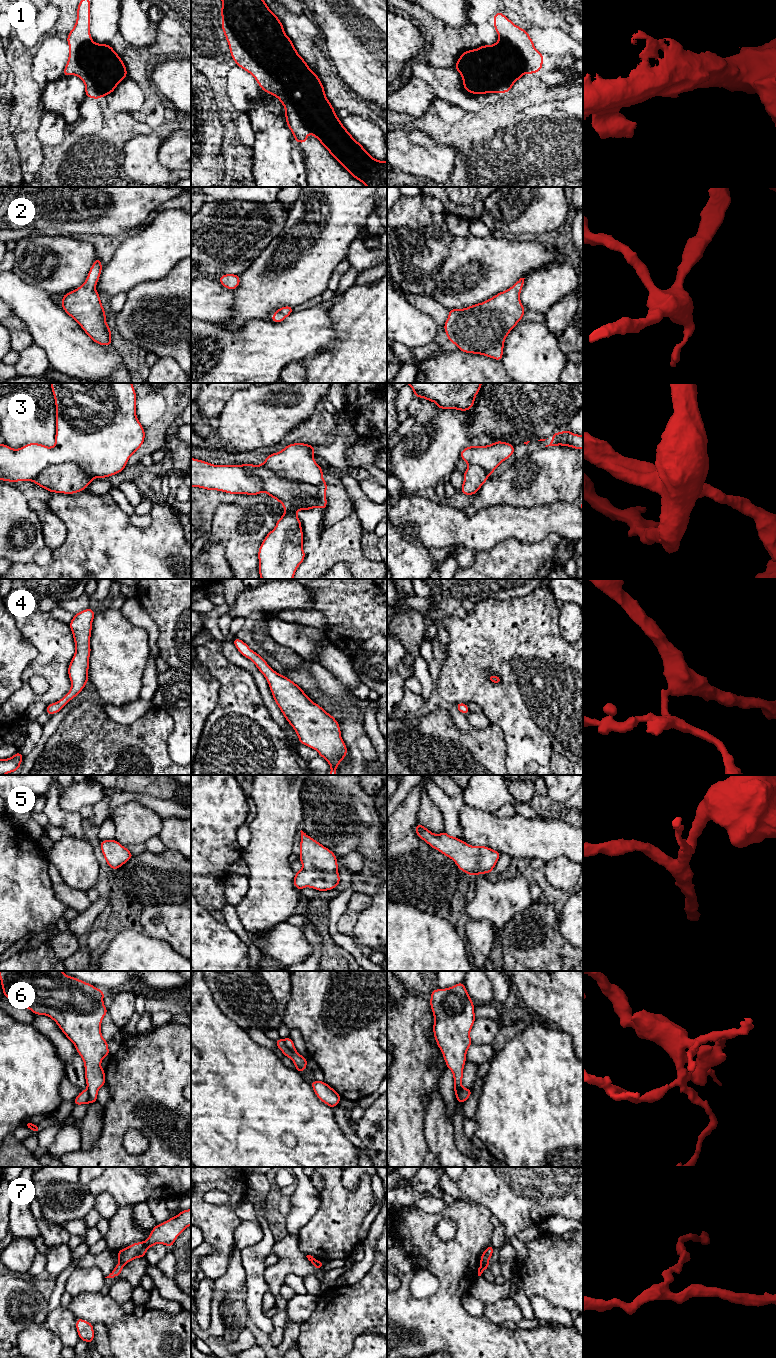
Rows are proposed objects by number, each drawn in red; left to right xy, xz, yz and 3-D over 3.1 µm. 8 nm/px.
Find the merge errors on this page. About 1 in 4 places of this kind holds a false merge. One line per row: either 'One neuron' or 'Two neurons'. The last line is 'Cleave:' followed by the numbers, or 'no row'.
1: One neuron
2: One neuron
3: Two neurons
4: One neuron
5: One neuron
6: Two neurons
7: Two neurons
Cleave: 3, 6, 7

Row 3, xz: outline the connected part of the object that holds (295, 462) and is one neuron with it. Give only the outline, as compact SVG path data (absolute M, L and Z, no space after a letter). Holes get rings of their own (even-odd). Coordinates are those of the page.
M292 443L283 450L267 456L259 466L280 477L319 488L320 498L326 498L327 482L323 470L313 458L315 447L306 443Z

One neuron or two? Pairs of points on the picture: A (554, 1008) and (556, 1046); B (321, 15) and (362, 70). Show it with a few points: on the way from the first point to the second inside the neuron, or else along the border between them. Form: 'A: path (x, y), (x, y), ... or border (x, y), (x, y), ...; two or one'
A: border (556, 1026), (561, 1028), (570, 1037), (572, 1044); two
B: path (335, 29), (362, 56); one

